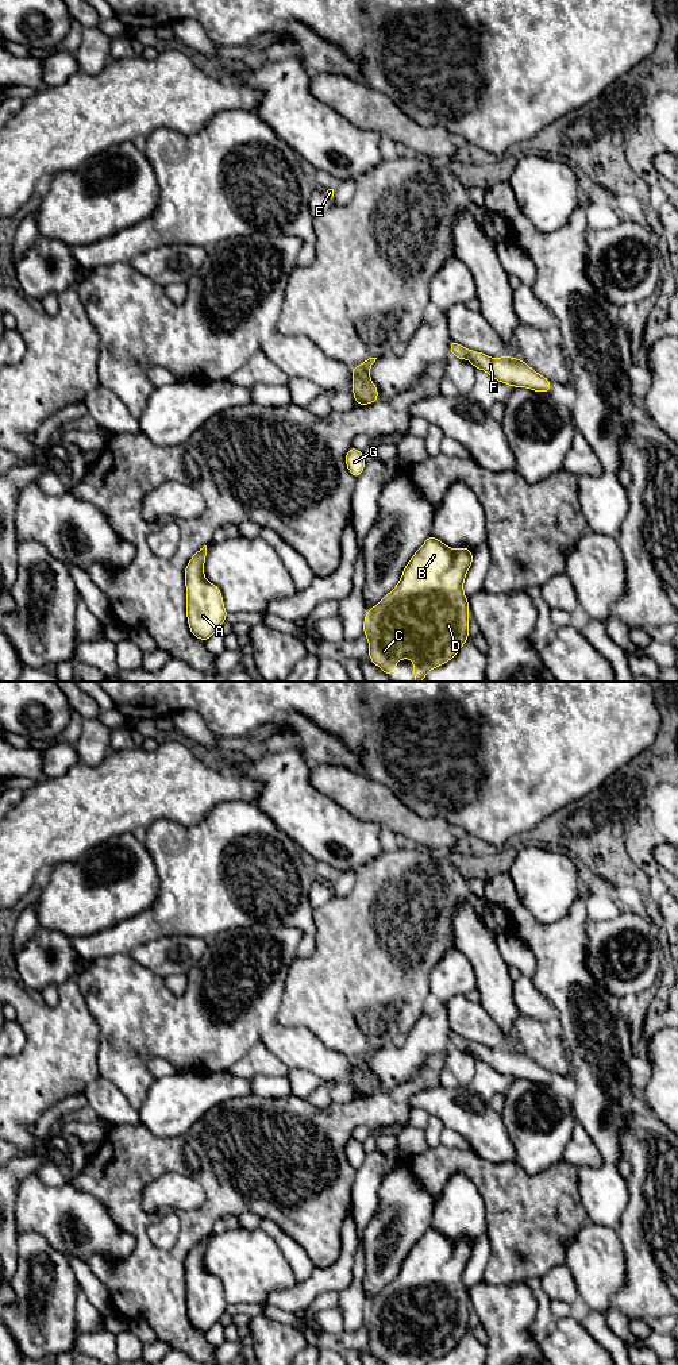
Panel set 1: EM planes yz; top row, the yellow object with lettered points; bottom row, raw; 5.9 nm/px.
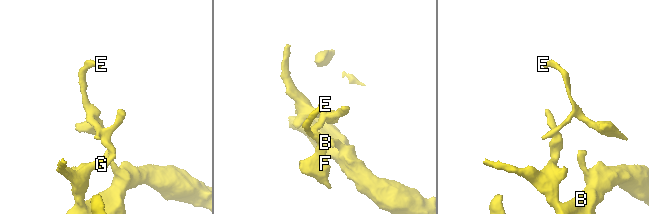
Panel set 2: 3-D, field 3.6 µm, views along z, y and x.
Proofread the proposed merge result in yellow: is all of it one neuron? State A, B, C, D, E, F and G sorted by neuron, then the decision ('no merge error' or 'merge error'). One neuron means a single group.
A B C D G / E F; merge error

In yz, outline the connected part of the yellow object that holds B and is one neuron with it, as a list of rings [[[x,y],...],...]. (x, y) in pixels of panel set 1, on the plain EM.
[[[429,1227],[397,1277],[366,1304],[369,1350],[385,1365],[401,1350],[413,1351],[413,1365],[428,1365],[463,1338],[470,1304],[463,1273],[473,1248],[467,1238],[448,1239]]]

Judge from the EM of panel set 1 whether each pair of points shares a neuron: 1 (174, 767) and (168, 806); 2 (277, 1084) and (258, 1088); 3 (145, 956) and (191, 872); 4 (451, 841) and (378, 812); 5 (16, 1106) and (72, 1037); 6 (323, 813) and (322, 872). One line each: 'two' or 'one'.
1: one
2: one
3: two
4: one
5: one
6: two

